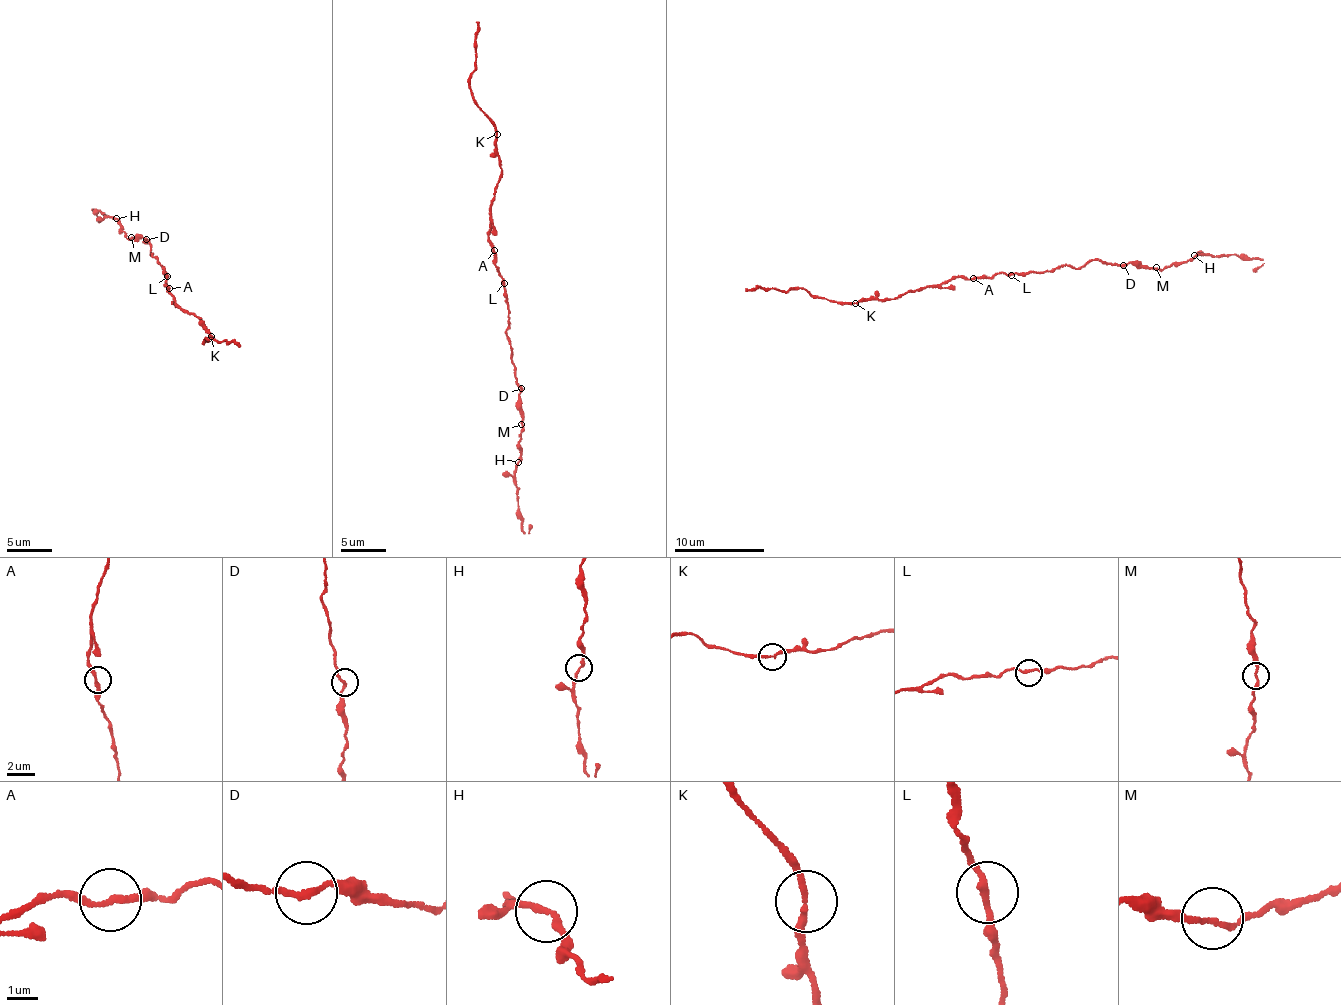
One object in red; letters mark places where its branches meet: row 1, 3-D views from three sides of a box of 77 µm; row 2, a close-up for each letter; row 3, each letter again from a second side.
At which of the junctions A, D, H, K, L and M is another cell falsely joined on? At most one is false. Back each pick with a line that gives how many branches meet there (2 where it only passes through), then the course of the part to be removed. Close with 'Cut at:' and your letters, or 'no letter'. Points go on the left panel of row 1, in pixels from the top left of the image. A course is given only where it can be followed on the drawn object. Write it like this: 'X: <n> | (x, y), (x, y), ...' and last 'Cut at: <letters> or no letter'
Cut at: no letter

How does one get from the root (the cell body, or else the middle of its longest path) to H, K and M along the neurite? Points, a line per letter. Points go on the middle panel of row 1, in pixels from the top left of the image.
H: (501, 283), (508, 304), (507, 338), (512, 346), (511, 363), (519, 388), (523, 429), (521, 458), (517, 461)
K: (501, 283), (501, 274), (494, 266), (494, 250), (488, 238), (493, 192), (500, 178), (497, 134)
M: (501, 283), (508, 304), (507, 338), (512, 346), (511, 363), (519, 388), (522, 424)

